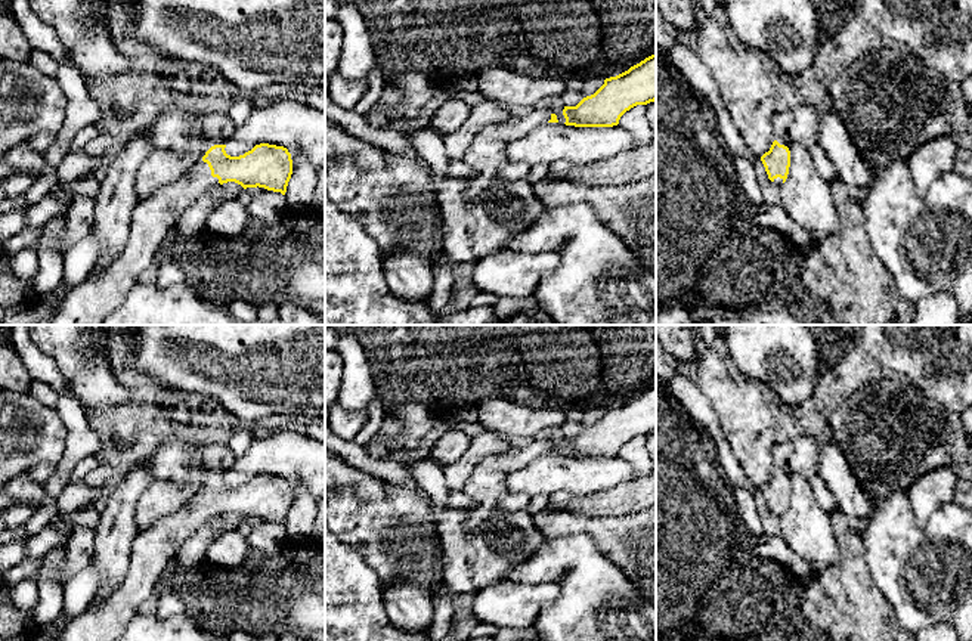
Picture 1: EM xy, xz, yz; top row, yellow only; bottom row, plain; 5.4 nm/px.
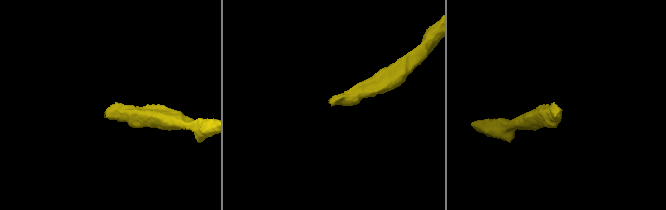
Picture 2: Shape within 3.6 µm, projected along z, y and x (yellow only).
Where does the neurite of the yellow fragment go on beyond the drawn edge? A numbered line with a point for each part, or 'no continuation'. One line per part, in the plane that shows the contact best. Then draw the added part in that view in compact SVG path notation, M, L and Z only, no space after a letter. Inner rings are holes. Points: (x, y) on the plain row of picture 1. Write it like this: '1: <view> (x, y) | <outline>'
1: xy (105, 618) | M176 437L164 442L151 456L143 459L143 467L151 473L152 481L165 480L176 486L183 486L191 480L191 471L199 470L202 473L199 489L180 511L157 518L136 535L124 579L106 597L92 598L86 611L71 620L61 631L56 641L117 641L131 617L139 613L140 604L154 594L164 569L174 558L185 541L202 524L208 523L211 517L219 515L219 510L211 507L211 501L202 492L202 487L214 476L227 476L235 461L236 456L227 443L196 443Z

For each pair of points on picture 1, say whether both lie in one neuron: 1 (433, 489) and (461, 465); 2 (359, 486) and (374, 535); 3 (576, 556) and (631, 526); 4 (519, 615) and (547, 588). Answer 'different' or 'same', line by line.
1: different
2: different
3: different
4: same

